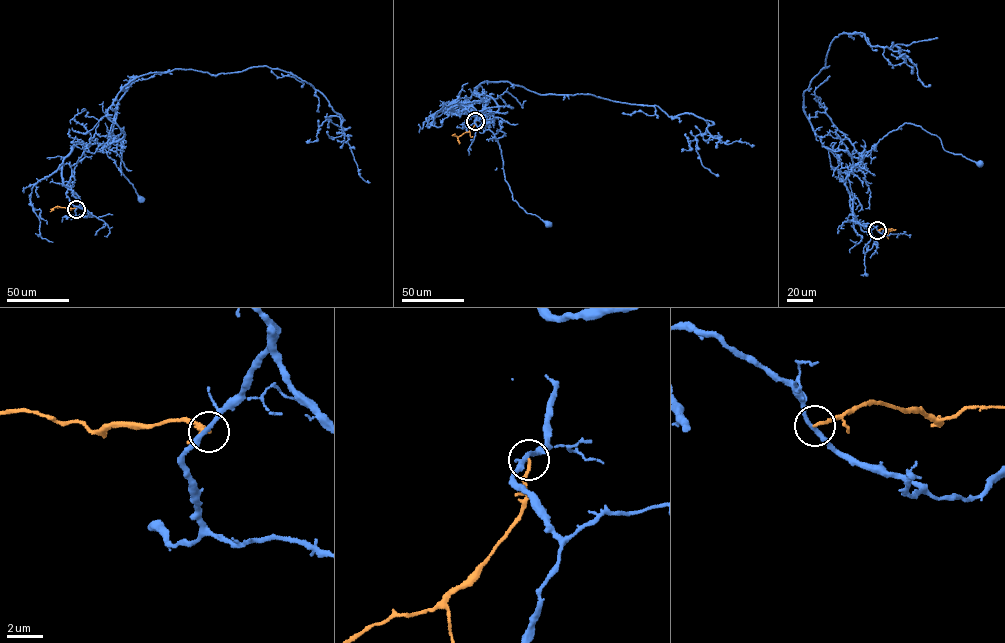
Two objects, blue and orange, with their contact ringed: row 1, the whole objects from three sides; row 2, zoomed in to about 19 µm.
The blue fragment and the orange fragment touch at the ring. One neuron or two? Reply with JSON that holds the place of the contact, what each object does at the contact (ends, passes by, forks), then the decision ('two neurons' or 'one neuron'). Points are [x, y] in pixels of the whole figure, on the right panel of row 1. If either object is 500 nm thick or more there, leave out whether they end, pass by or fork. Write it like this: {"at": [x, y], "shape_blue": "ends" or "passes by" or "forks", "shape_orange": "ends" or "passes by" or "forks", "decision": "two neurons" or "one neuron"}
{"at": [877, 230], "shape_blue": "passes by", "shape_orange": "ends", "decision": "two neurons"}

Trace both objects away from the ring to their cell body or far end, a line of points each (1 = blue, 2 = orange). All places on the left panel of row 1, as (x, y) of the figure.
1: (76, 209), (81, 202), (63, 183), (63, 159), (78, 143), (103, 144), (124, 127), (120, 167), (140, 198)
2: (76, 209), (57, 206), (50, 211)

